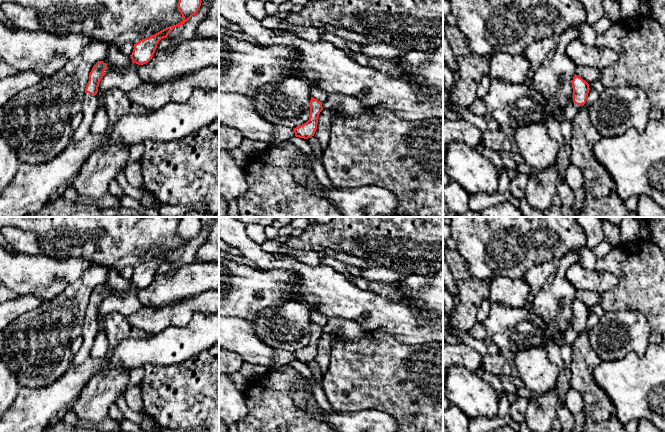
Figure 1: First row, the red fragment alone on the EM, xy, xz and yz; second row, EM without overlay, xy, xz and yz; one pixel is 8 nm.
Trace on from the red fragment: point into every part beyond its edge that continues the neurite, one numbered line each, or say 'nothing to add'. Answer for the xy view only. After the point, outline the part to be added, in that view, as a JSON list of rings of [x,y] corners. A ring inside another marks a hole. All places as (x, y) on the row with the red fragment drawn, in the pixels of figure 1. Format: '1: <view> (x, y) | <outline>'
1: xy (89, 107) | [[[85,93],[81,113],[83,119],[79,127],[73,131],[73,139],[82,140],[91,132],[91,126],[98,110],[98,104],[96,102],[96,95]]]

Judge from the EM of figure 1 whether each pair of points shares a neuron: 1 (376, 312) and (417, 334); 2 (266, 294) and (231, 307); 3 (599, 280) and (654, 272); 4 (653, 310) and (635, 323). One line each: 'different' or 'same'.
1: same
2: same
3: different
4: different

